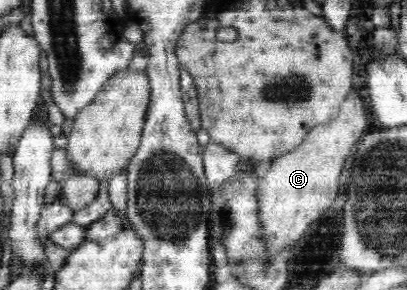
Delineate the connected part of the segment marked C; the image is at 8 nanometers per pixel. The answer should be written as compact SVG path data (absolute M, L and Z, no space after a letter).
M352 88L340 104L336 117L312 127L296 149L277 157L270 169L261 175L256 189L257 219L260 221L260 239L266 241L270 257L296 243L310 223L330 209L338 197L338 177L342 167L366 129L370 127L362 96Z

